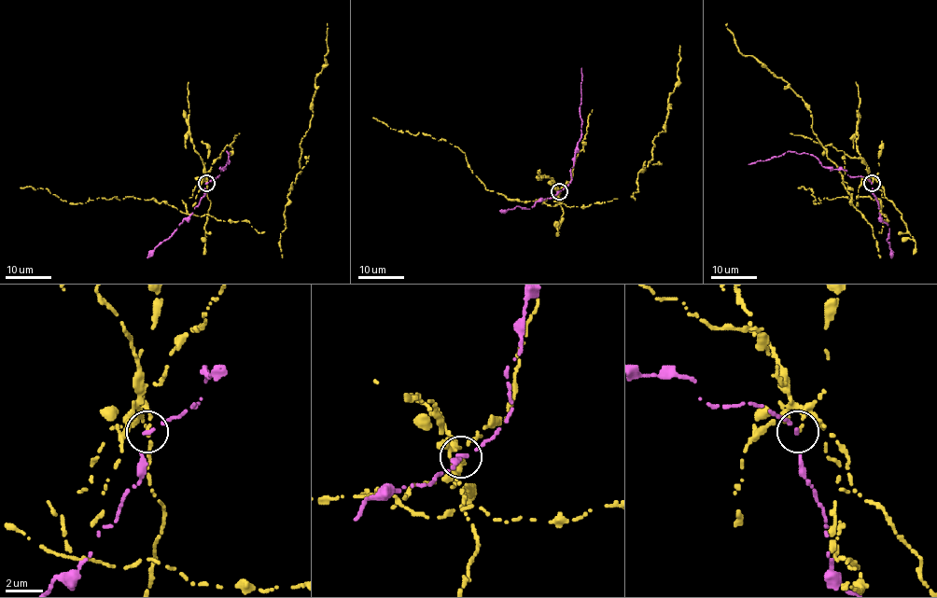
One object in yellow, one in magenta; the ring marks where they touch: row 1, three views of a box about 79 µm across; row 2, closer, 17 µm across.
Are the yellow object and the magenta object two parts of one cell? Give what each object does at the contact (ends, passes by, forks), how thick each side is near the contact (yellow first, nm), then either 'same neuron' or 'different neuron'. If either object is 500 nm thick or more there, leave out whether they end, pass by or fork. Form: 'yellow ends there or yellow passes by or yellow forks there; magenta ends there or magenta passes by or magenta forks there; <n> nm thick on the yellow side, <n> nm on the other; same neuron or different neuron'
yellow ends there; magenta passes by; 150 nm thick on the yellow side, 170 nm on the other; different neuron

